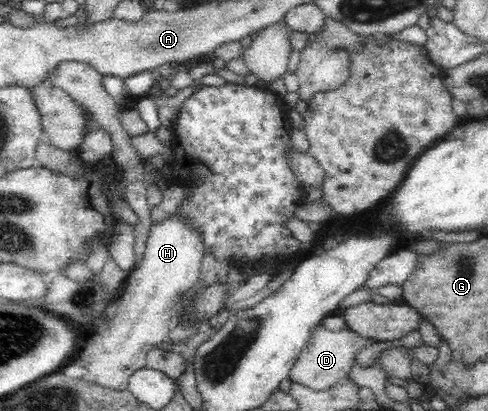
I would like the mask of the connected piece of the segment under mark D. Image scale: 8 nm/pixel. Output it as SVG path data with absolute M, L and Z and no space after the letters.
M320 325L312 329L310 340L305 344L299 357L292 365L289 378L316 391L325 391L340 381L344 381L351 372L355 356L359 353L353 342L360 343L361 350L373 345L374 340L362 339L348 327L331 331Z

